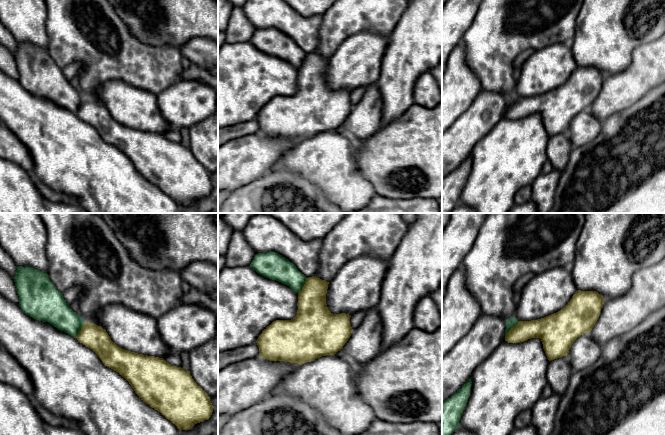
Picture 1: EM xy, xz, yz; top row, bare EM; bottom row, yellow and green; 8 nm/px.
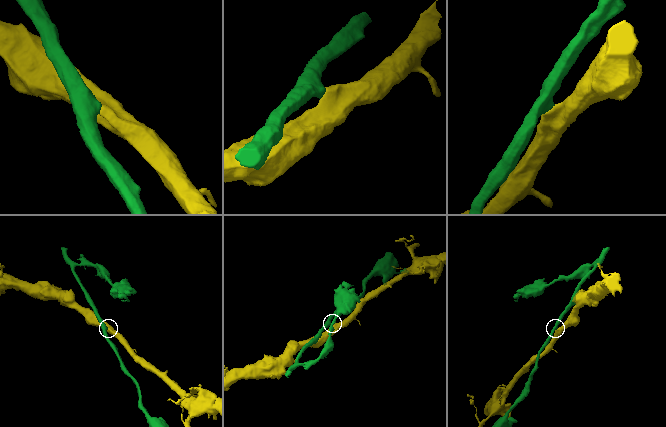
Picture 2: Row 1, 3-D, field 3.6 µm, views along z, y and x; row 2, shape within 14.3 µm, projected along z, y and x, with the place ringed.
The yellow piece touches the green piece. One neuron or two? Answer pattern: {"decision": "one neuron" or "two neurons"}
{"decision": "two neurons"}

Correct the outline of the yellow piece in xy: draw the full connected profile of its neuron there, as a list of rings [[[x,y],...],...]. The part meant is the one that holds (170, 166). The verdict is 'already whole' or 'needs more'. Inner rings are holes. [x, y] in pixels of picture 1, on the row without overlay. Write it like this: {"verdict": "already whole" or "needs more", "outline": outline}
{"verdict": "already whole", "outline": [[[85,98],[76,114],[80,119],[92,125],[105,142],[124,153],[143,178],[160,188],[180,207],[189,206],[195,200],[211,193],[213,181],[210,173],[194,157],[190,147],[173,142],[163,134],[125,126],[111,116],[105,105],[94,99]]]}

